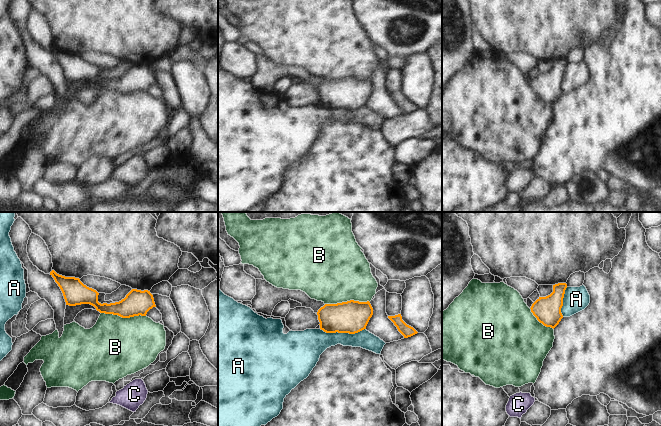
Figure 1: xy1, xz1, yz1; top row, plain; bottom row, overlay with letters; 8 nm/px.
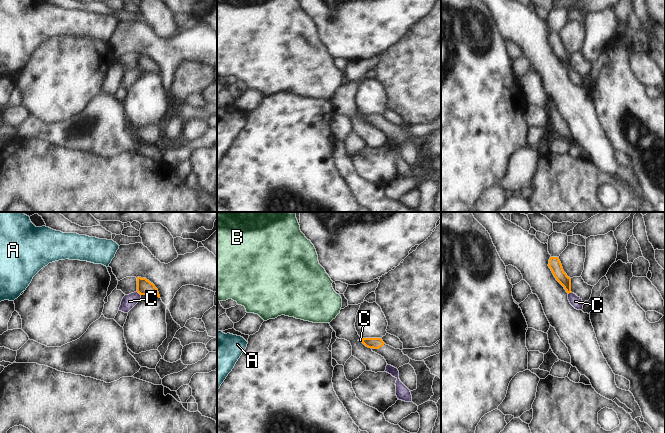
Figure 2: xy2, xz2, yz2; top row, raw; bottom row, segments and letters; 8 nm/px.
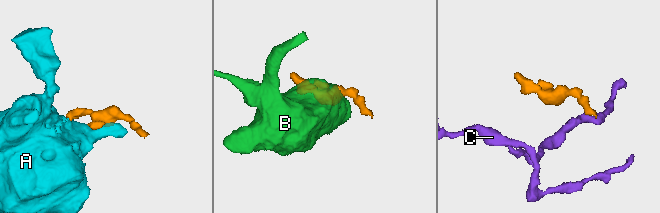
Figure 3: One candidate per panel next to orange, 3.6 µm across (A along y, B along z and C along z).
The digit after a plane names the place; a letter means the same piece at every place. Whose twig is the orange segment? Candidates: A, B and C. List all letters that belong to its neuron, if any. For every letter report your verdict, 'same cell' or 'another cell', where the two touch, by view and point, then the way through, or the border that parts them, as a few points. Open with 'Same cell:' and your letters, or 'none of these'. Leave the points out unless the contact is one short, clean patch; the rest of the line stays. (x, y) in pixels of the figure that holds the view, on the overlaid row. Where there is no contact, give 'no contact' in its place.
Same cell: none of these
A: another cell; meets orange in xz1 at (343, 332); border along xz1 (320, 328), (326, 332), (349, 333), (357, 333), (365, 329)
B: another cell; meets orange in xy1 at (123, 317); border along xy1 (101, 312), (116, 314), (122, 317), (145, 316)
C: another cell; meets orange in xy2 at (138, 292); border along xy2 (137, 291), (140, 295)

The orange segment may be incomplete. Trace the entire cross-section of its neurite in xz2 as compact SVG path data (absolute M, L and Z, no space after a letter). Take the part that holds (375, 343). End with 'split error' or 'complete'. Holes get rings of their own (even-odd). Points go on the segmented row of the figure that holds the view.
M362 338L362 343L381 355L388 365L397 369L410 362L410 358L404 355L402 350L386 345L381 338Z; split error

